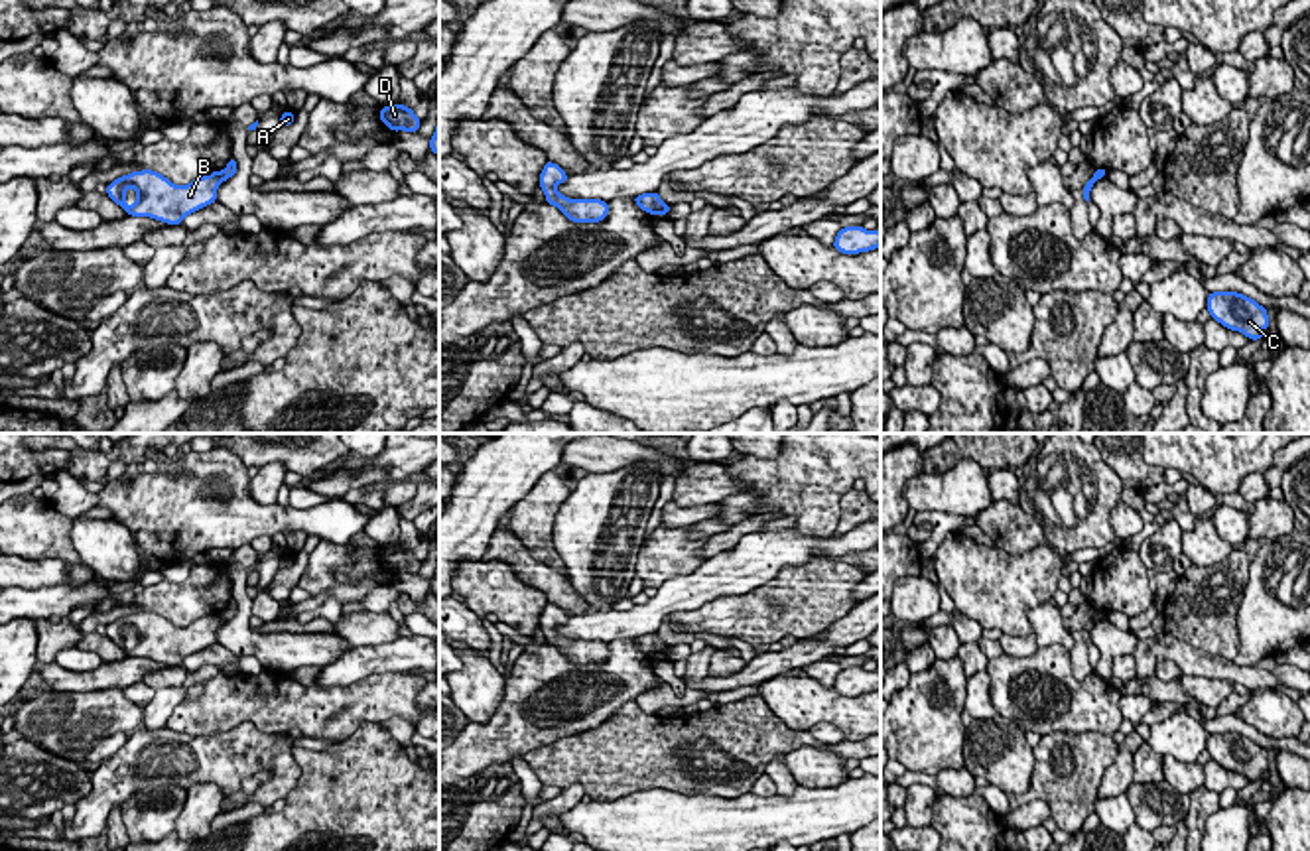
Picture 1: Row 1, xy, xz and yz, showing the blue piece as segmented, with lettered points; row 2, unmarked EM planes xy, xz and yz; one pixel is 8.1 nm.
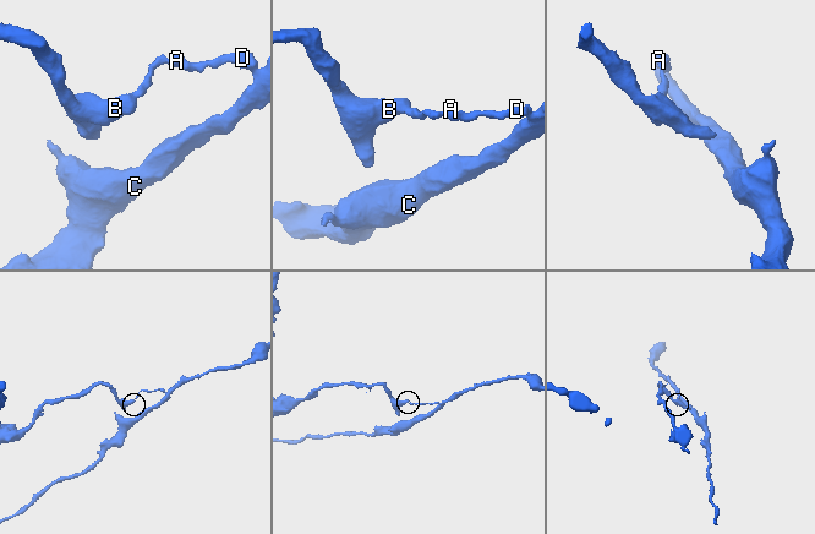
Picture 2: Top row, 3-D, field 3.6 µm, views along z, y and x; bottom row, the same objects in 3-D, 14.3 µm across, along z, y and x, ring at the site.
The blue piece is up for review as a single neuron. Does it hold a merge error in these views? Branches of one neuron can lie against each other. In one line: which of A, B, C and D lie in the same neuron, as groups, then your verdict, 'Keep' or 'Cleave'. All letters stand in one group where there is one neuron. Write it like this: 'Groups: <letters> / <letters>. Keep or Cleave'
Groups: A C D / B. Cleave

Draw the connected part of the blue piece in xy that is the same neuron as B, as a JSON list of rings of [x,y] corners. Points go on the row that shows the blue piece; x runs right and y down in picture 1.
[[[142,169],[116,177],[106,185],[106,195],[130,217],[181,225],[187,215],[217,203],[217,189],[223,181],[221,173],[213,171],[189,185],[175,185],[158,171]]]

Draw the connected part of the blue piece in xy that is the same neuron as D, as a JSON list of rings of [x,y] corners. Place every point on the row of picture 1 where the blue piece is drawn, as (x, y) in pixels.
[[[400,102],[382,106],[378,116],[392,132],[418,132],[422,126],[422,120],[414,114],[414,108]]]

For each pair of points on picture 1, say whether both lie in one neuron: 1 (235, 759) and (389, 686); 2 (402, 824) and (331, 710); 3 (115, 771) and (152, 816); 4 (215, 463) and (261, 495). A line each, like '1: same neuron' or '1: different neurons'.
1: different neurons
2: different neurons
3: different neurons
4: different neurons

